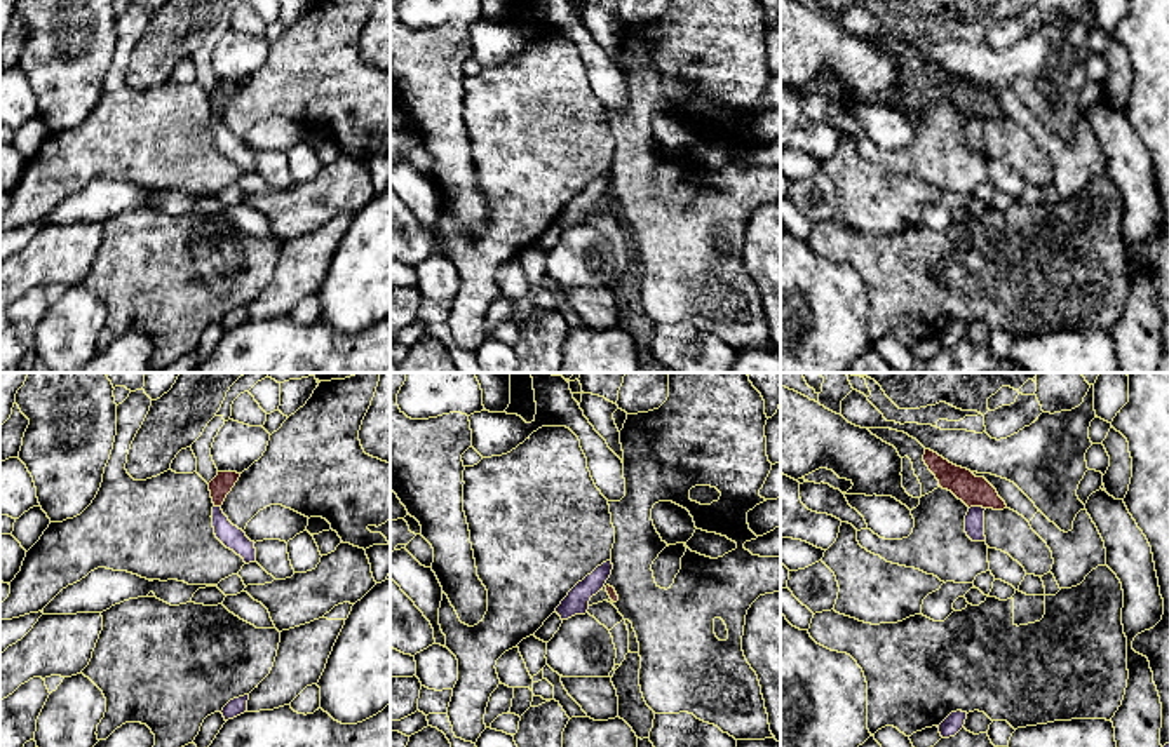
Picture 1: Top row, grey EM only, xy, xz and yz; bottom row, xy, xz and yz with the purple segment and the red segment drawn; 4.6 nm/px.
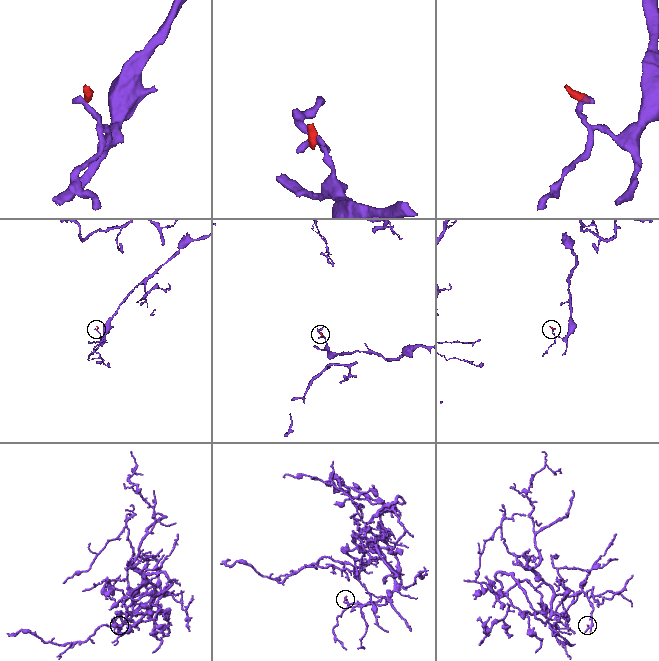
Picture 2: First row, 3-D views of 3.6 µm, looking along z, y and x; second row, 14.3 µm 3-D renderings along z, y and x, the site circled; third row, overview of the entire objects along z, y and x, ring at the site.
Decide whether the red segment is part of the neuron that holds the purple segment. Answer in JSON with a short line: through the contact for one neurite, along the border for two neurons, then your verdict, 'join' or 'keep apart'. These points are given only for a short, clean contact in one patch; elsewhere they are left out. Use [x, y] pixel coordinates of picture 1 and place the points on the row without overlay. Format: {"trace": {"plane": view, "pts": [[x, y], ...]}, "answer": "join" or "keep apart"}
{"trace": {"plane": "yz", "pts": [[985, 117], [969, 119]]}, "answer": "keep apart"}

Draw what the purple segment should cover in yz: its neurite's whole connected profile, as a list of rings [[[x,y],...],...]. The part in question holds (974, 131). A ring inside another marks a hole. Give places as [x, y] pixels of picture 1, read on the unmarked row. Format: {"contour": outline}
{"contour": [[[970,117],[965,125],[965,143],[972,151],[986,151],[984,120],[986,118],[983,118],[983,117]]]}

